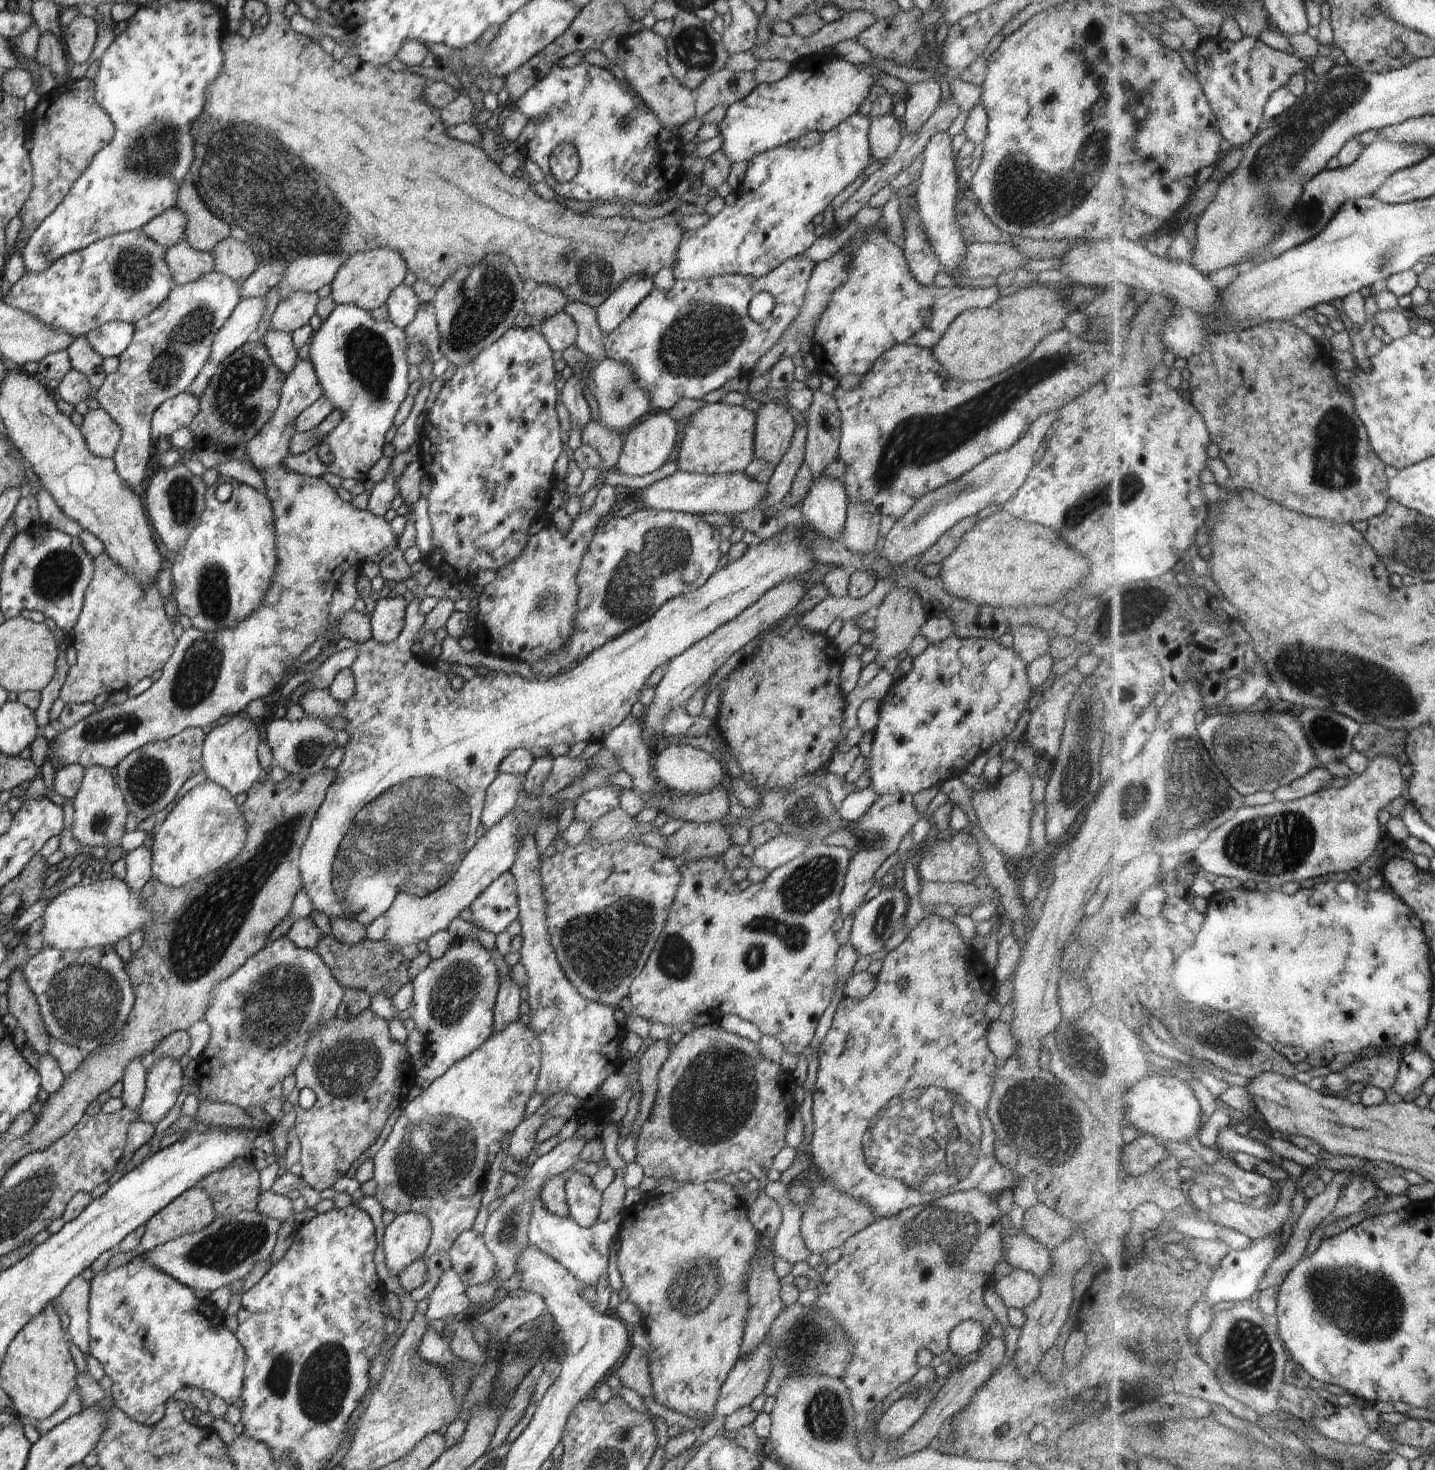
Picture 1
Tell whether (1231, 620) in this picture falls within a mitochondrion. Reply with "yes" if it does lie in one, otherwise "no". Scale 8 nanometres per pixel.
no

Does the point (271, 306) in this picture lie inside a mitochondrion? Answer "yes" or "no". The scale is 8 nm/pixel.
no

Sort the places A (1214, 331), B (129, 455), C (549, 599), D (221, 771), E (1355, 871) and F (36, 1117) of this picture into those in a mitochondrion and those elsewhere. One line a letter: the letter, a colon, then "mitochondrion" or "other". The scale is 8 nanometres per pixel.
A: other
B: other
C: mitochondrion
D: other
E: other
F: other

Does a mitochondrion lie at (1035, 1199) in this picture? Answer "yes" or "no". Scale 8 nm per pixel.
no

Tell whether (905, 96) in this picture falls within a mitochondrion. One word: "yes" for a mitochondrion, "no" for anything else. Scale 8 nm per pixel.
no

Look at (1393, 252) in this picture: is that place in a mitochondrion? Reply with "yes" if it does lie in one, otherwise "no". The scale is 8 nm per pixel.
yes

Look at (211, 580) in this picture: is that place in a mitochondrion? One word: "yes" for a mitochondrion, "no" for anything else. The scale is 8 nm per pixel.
yes

